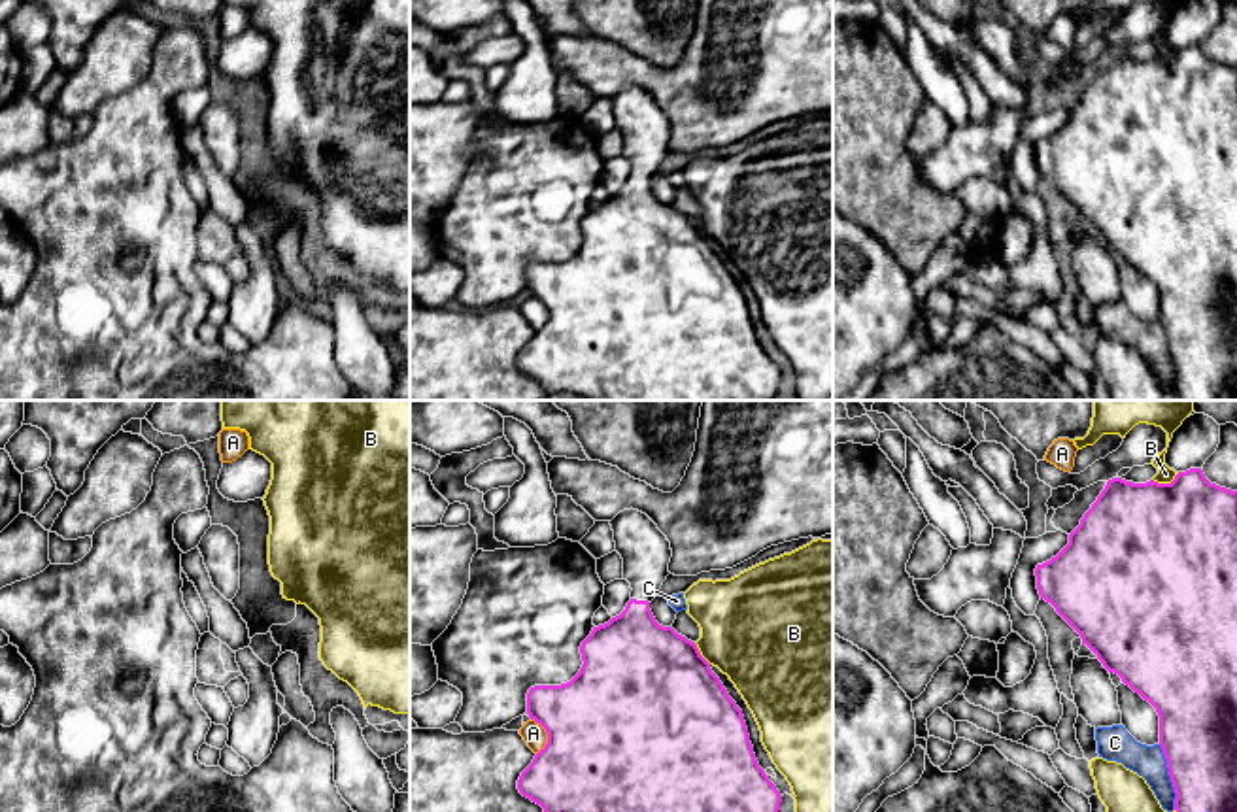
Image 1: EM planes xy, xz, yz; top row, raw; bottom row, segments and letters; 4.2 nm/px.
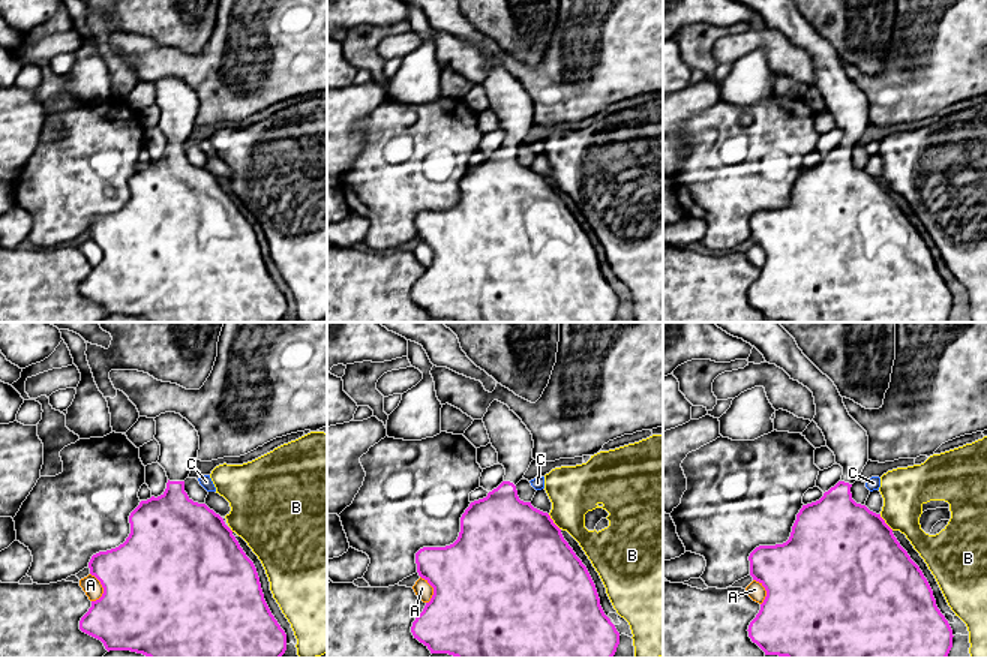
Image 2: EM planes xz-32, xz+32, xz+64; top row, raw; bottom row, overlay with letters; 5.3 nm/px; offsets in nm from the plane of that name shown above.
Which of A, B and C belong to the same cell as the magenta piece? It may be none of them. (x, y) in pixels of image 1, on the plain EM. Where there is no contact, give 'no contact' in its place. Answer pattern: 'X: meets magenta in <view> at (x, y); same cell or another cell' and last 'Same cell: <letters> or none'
A: meets magenta in xz at (548, 312); another cell
B: meets magenta in yz at (1166, 61); another cell
C: meets magenta in yz at (1169, 352); another cell
Same cell: none

